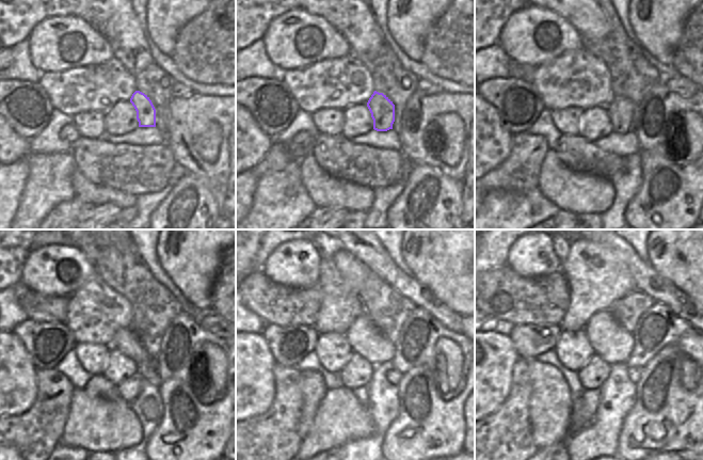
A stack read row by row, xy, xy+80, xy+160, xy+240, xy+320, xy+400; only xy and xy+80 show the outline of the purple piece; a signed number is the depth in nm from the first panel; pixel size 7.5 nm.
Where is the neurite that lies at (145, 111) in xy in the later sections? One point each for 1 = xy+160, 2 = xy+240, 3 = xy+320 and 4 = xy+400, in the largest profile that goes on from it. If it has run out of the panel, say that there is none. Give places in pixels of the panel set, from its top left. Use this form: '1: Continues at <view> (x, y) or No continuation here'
1: Continues at xy+160 (620, 110)
2: Continues at xy+240 (143, 369)
3: Continues at xy+320 (394, 377)
4: Continues at xy+400 (634, 373)

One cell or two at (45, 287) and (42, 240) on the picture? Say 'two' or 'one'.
two

